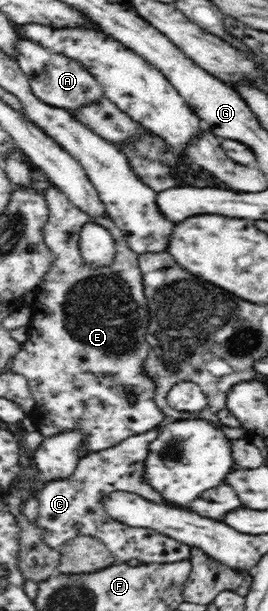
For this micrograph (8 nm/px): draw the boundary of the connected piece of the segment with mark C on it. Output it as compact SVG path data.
M160 425L160 427L155 427L155 429L147 431L147 433L132 435L121 443L115 444L113 447L102 449L101 451L90 452L79 460L75 471L67 477L67 479L57 479L57 481L48 481L45 483L44 487L35 497L38 501L39 517L37 517L35 523L33 523L33 525L41 530L45 544L49 545L51 548L57 549L64 543L67 543L69 539L77 537L77 535L88 535L89 537L100 539L113 554L117 563L127 562L130 559L137 559L137 561L140 561L142 564L173 563L178 562L179 560L190 561L190 546L187 544L182 544L180 541L177 541L177 539L166 536L151 528L124 527L120 522L117 522L116 519L113 519L103 507L103 497L107 497L107 495L116 491L136 493L143 499L152 501L153 503L161 503L161 501L164 501L163 496L155 489L152 489L143 478L144 459L147 457L149 444L153 442L154 439L157 439L161 426L162 425Z

